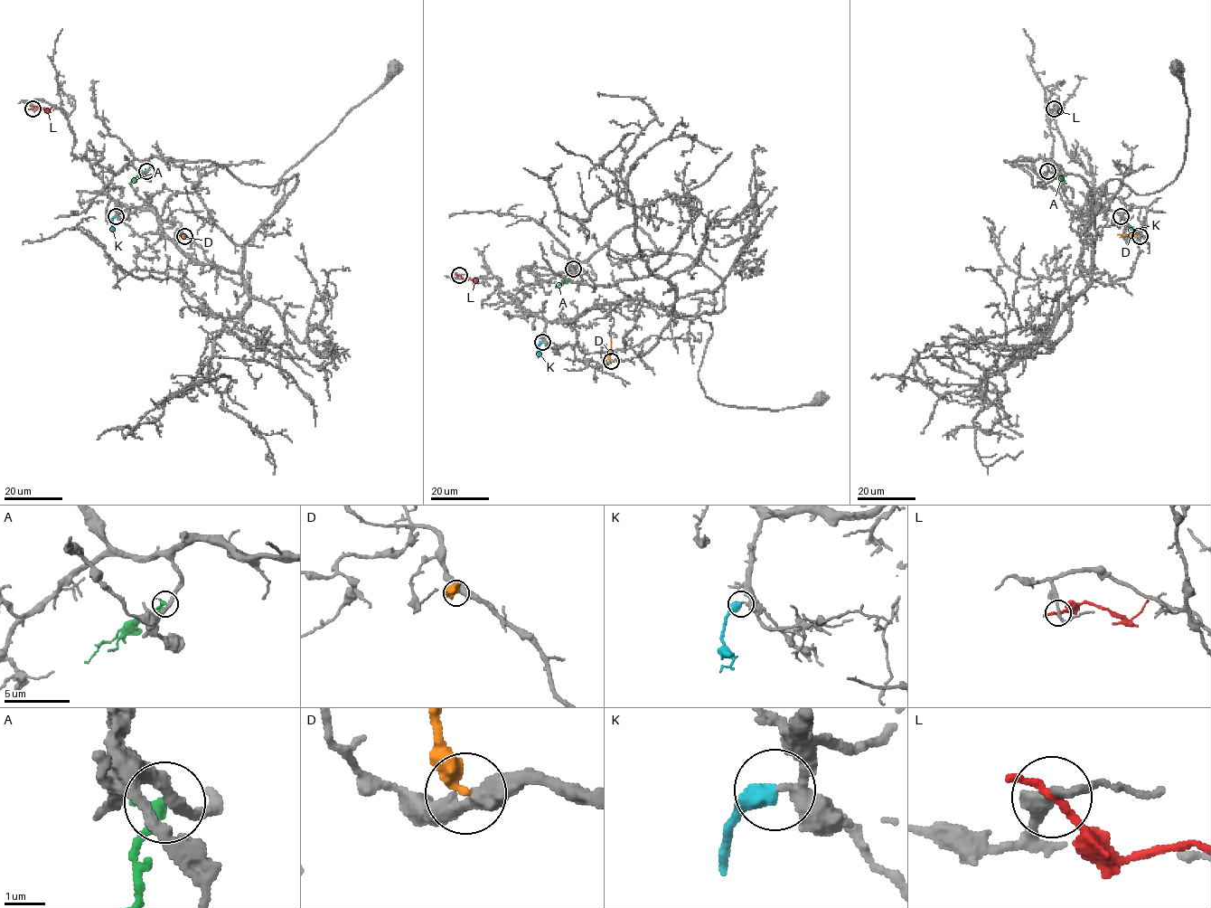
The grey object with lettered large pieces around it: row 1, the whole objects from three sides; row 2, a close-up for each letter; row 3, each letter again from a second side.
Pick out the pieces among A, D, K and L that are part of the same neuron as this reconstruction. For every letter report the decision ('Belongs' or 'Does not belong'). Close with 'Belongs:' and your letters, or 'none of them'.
A: Does not belong
D: Does not belong
K: Belongs
L: Does not belong
Belongs: K

